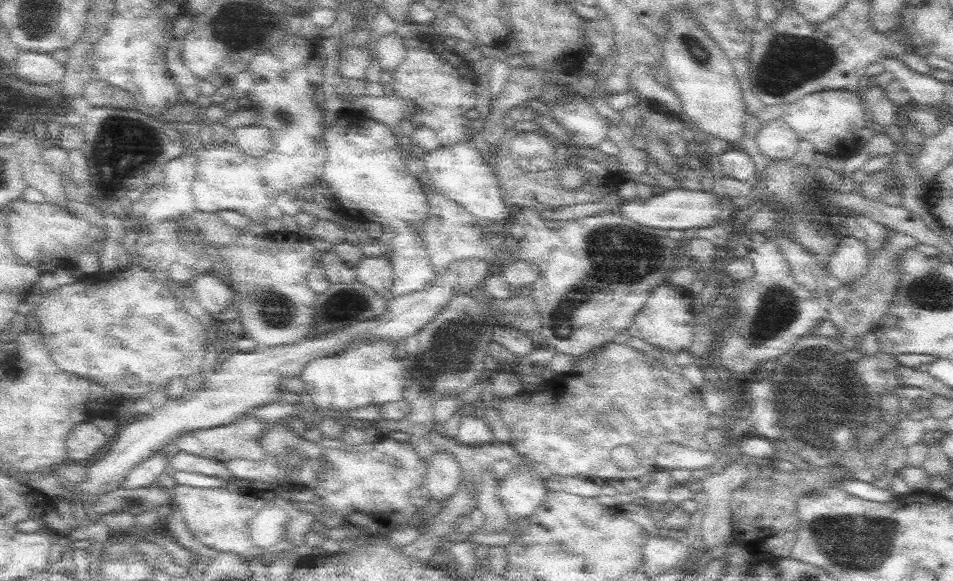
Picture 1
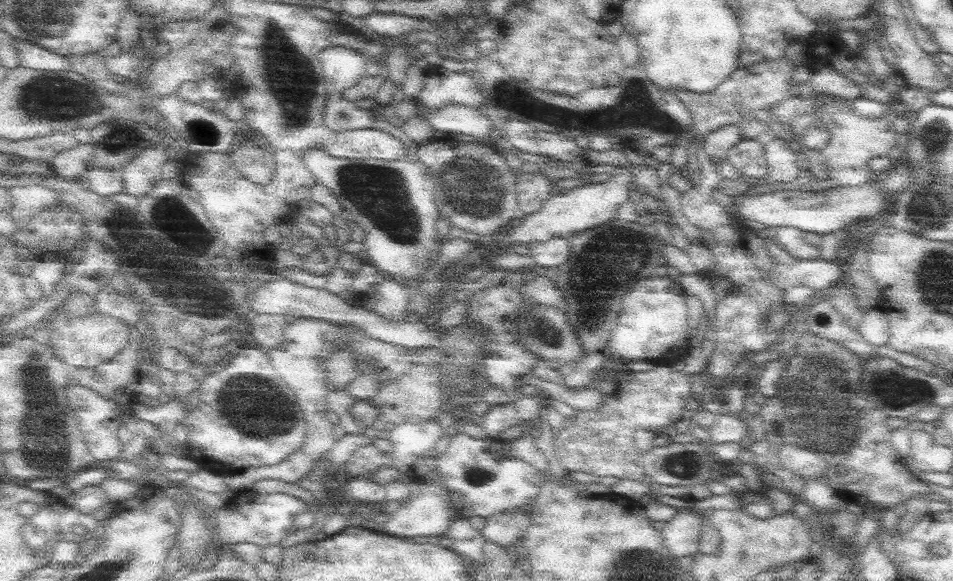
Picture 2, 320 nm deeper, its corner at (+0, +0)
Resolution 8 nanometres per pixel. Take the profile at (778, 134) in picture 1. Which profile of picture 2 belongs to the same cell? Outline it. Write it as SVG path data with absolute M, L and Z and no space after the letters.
M776 137L765 145L768 179L770 182L792 182L801 172L797 161L797 152L792 150L787 139Z

